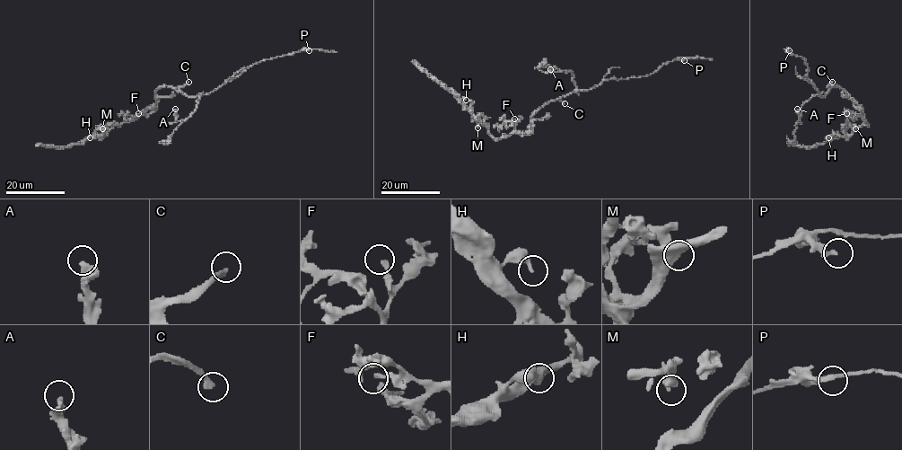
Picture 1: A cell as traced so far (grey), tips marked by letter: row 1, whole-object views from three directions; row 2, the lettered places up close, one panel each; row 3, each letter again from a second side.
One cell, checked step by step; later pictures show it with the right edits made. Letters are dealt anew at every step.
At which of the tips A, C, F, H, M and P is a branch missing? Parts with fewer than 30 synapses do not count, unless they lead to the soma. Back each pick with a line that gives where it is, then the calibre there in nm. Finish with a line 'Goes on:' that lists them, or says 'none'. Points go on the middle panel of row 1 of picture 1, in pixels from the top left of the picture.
C: Place: (564, 103). Thickness 260 nm
Goes on: C

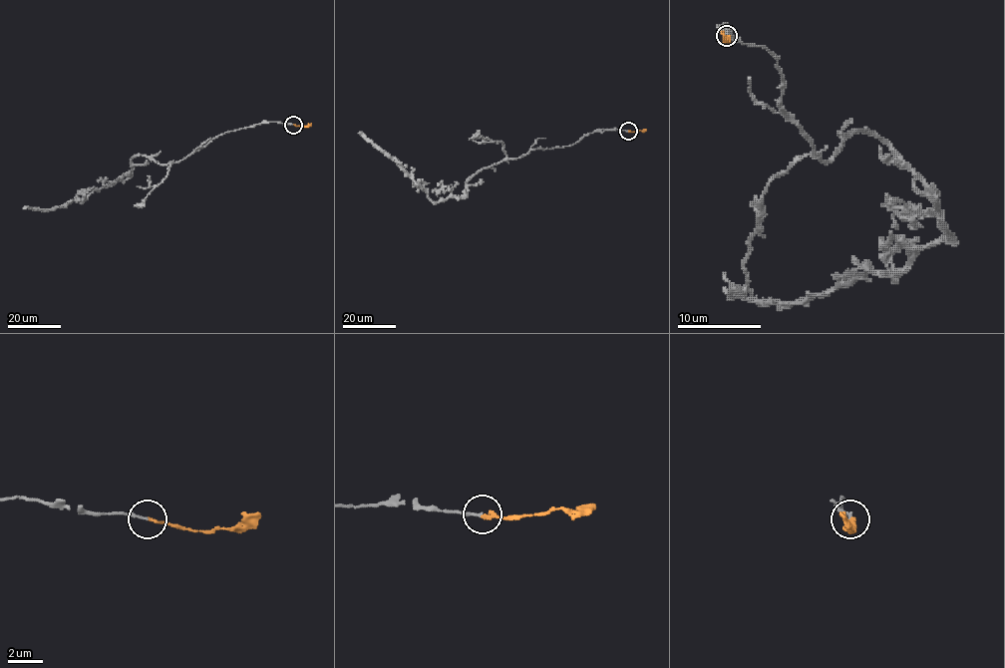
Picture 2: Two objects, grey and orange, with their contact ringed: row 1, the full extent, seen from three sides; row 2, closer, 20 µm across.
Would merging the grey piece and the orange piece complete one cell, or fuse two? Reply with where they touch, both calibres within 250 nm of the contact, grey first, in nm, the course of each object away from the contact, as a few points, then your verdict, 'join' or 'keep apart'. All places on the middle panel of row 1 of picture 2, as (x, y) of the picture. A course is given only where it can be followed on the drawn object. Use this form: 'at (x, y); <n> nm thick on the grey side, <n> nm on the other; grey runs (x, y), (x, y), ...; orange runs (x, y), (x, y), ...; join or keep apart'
at (628, 131); 120 nm thick on the grey side, 190 nm on the other; grey runs (628, 131), (595, 130), (574, 144), (503, 160), (476, 172), (466, 196), (440, 201), (358, 133); orange runs (628, 132), (645, 130); join

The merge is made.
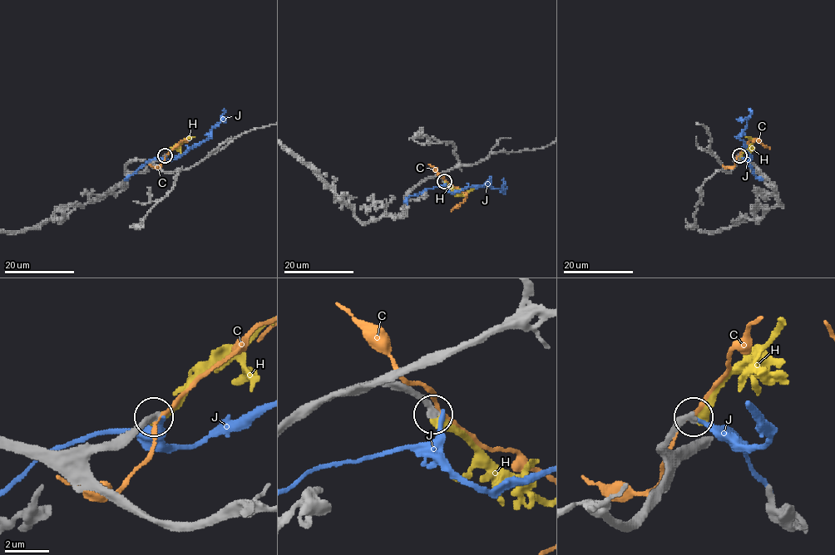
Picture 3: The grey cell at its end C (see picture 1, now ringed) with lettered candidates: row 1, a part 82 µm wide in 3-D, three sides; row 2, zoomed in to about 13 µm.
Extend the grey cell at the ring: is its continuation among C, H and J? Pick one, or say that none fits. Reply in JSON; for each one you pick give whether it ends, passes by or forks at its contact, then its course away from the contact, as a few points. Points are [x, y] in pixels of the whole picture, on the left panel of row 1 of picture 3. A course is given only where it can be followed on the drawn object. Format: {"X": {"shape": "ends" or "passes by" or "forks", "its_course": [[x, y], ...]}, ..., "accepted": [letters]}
{"H": {"shape": "ends", "its_course": [[165, 155], [181, 141], [194, 136]]}, "accepted": ["H"]}

